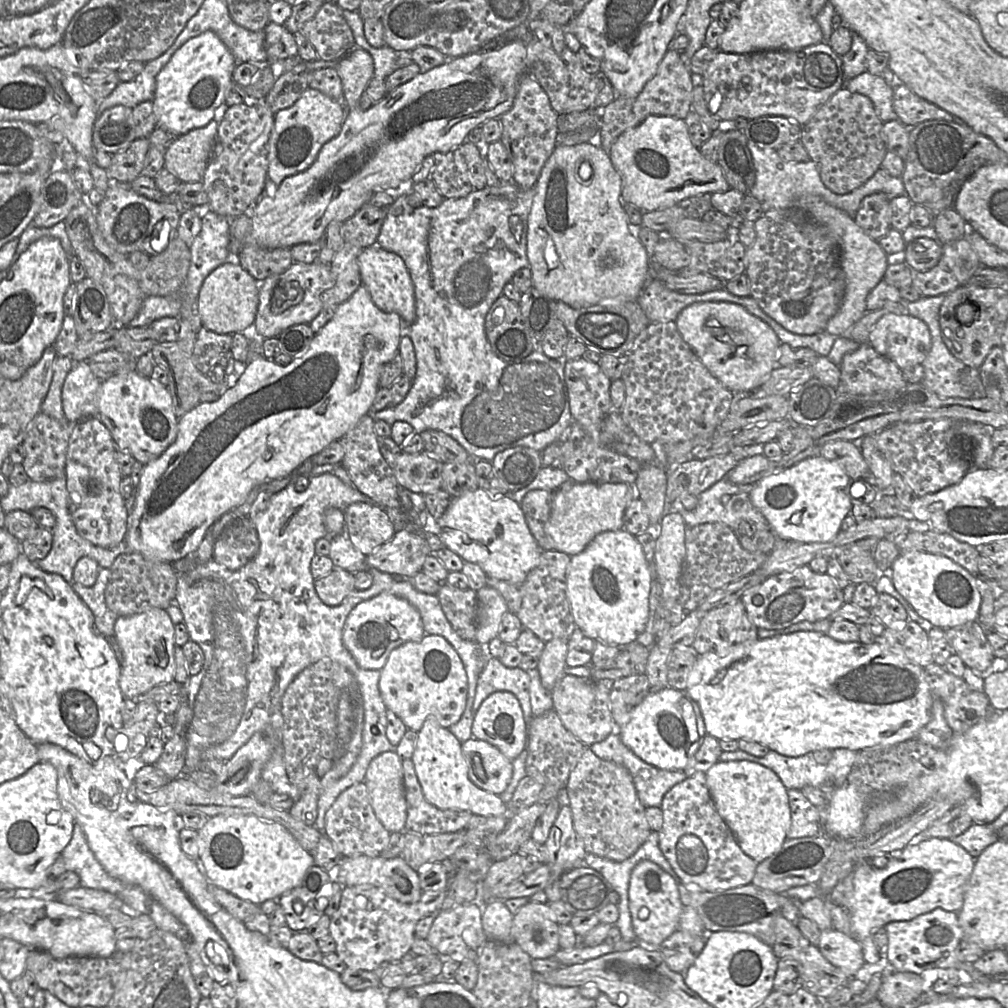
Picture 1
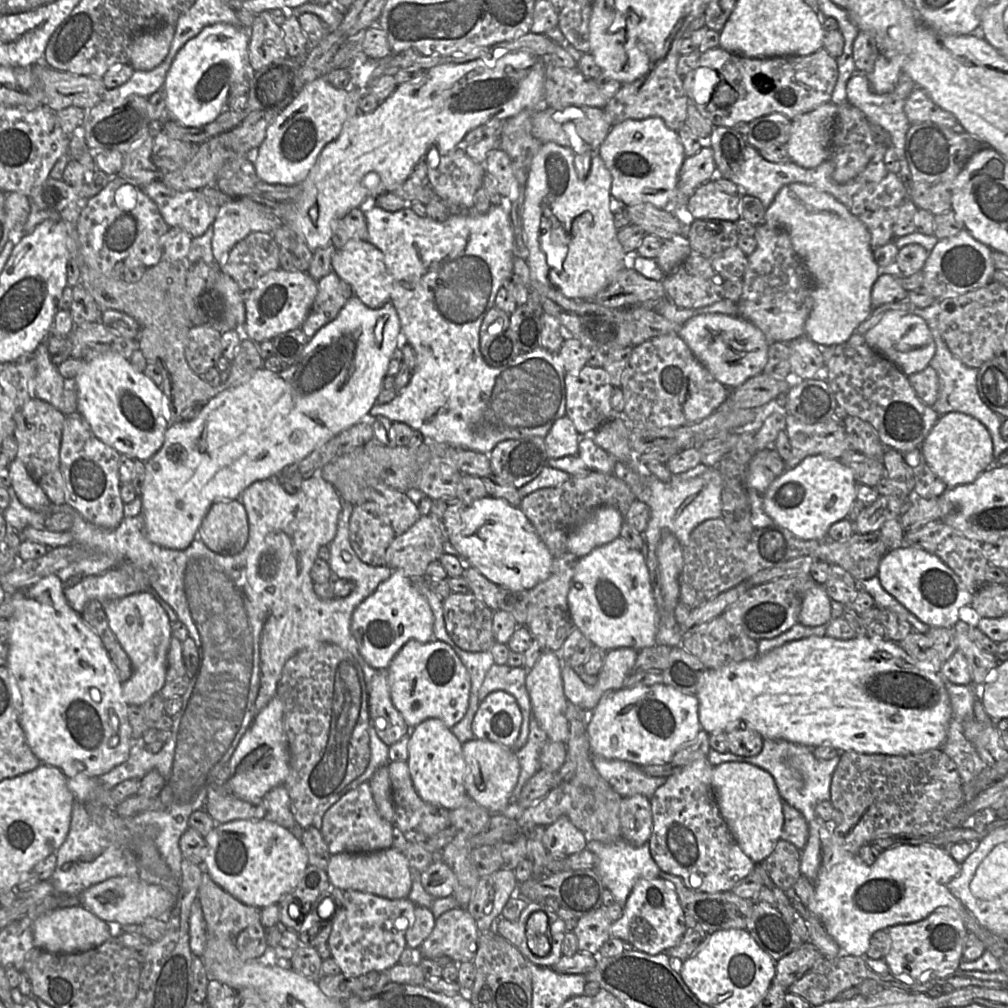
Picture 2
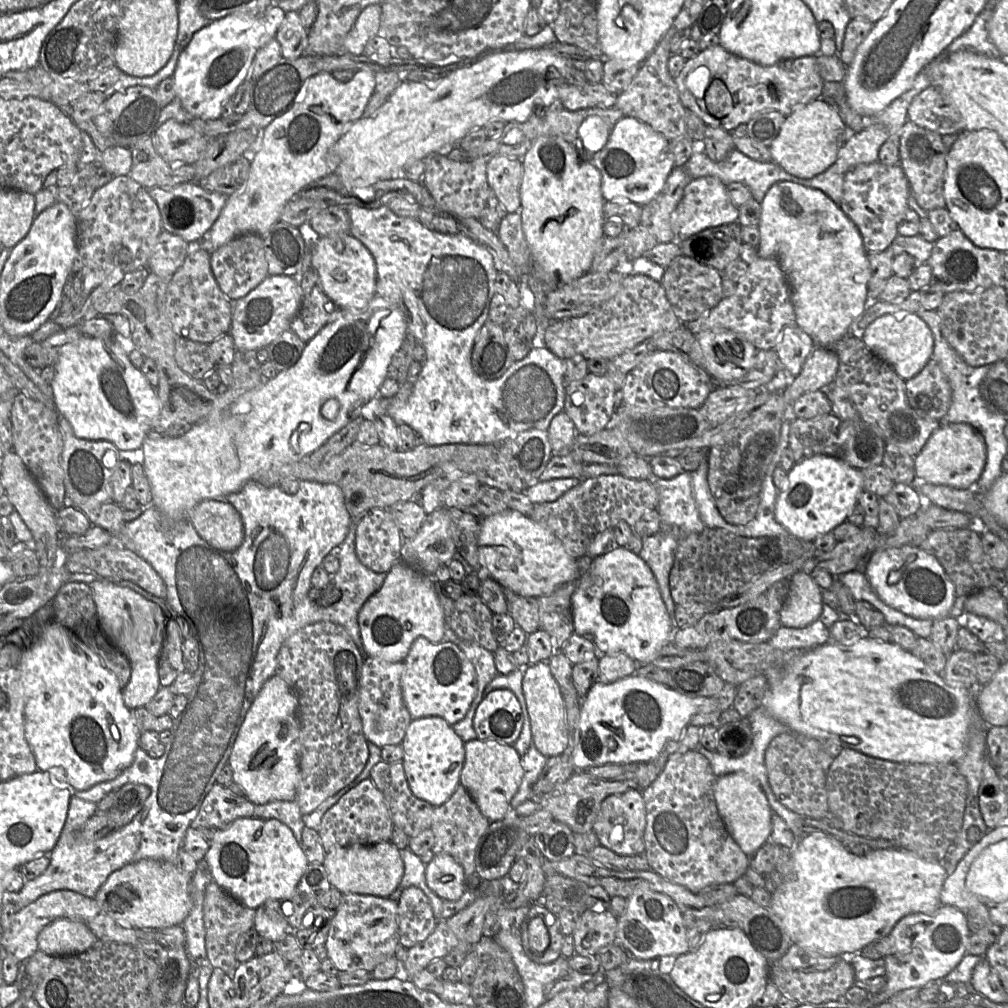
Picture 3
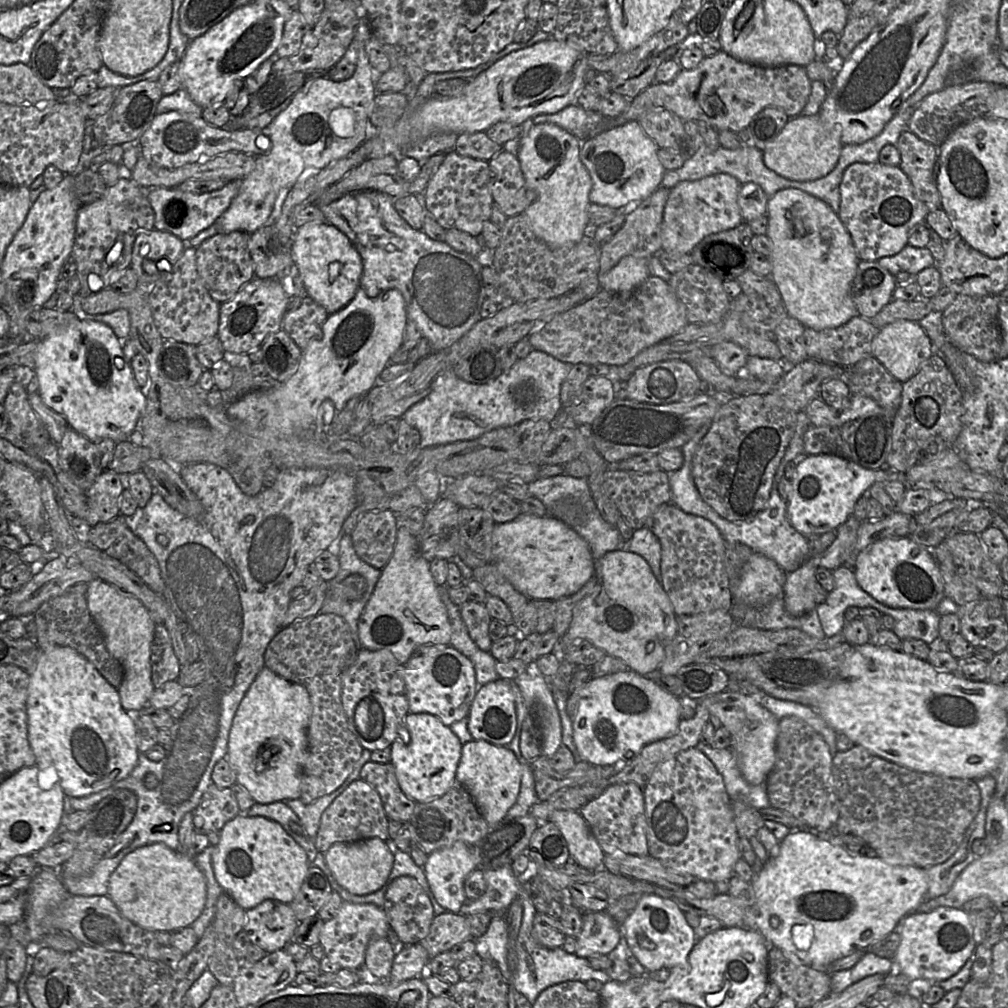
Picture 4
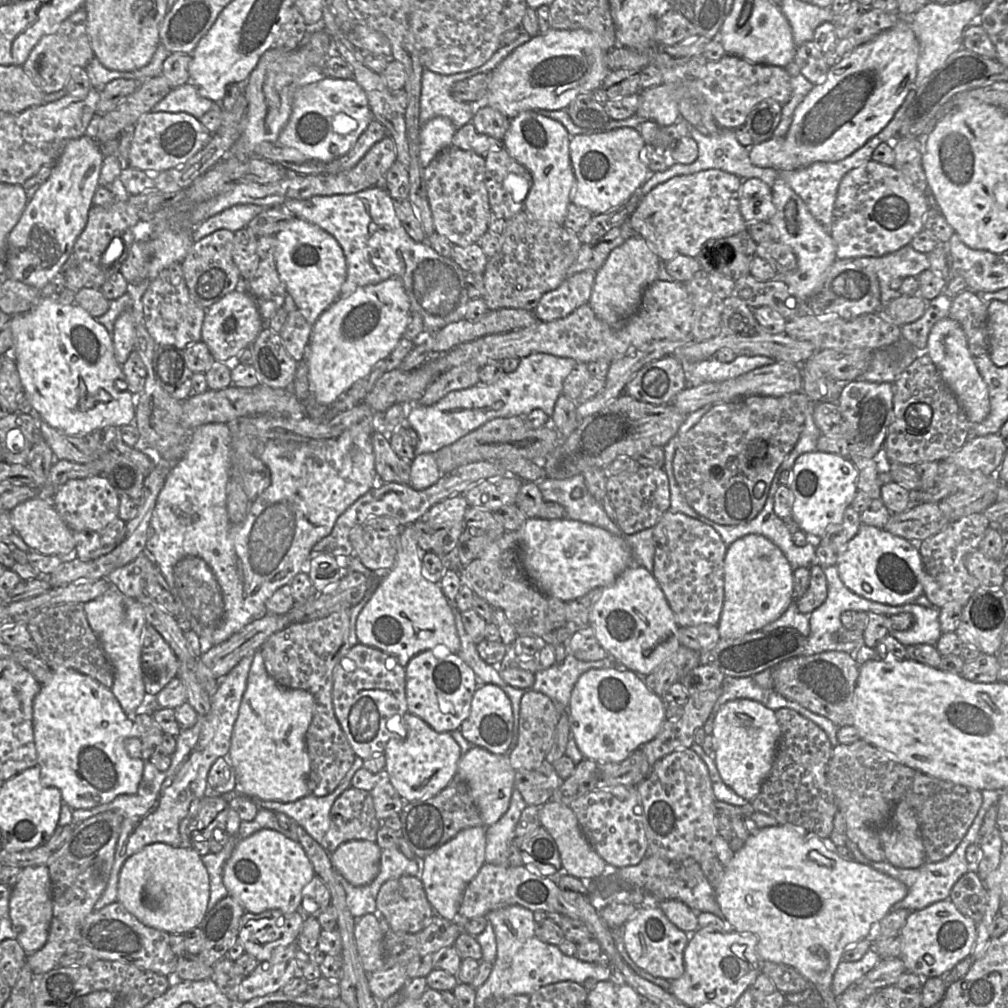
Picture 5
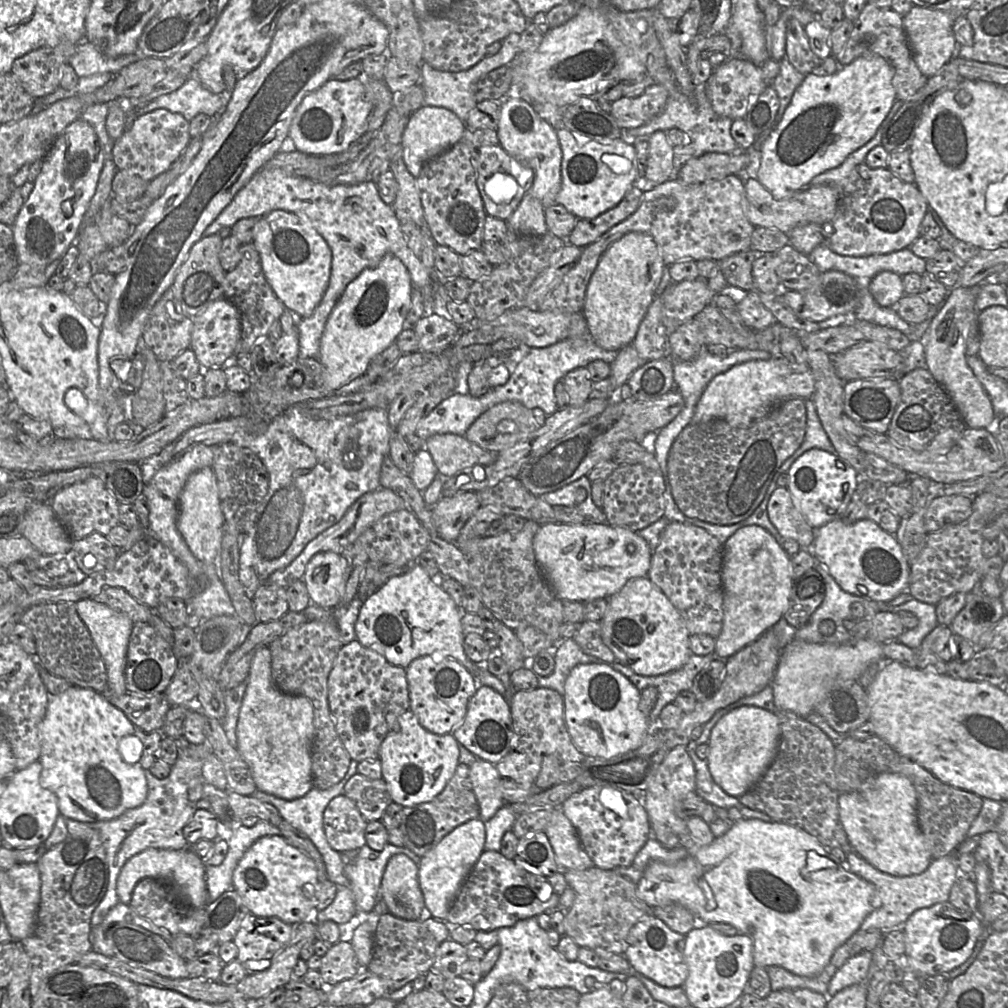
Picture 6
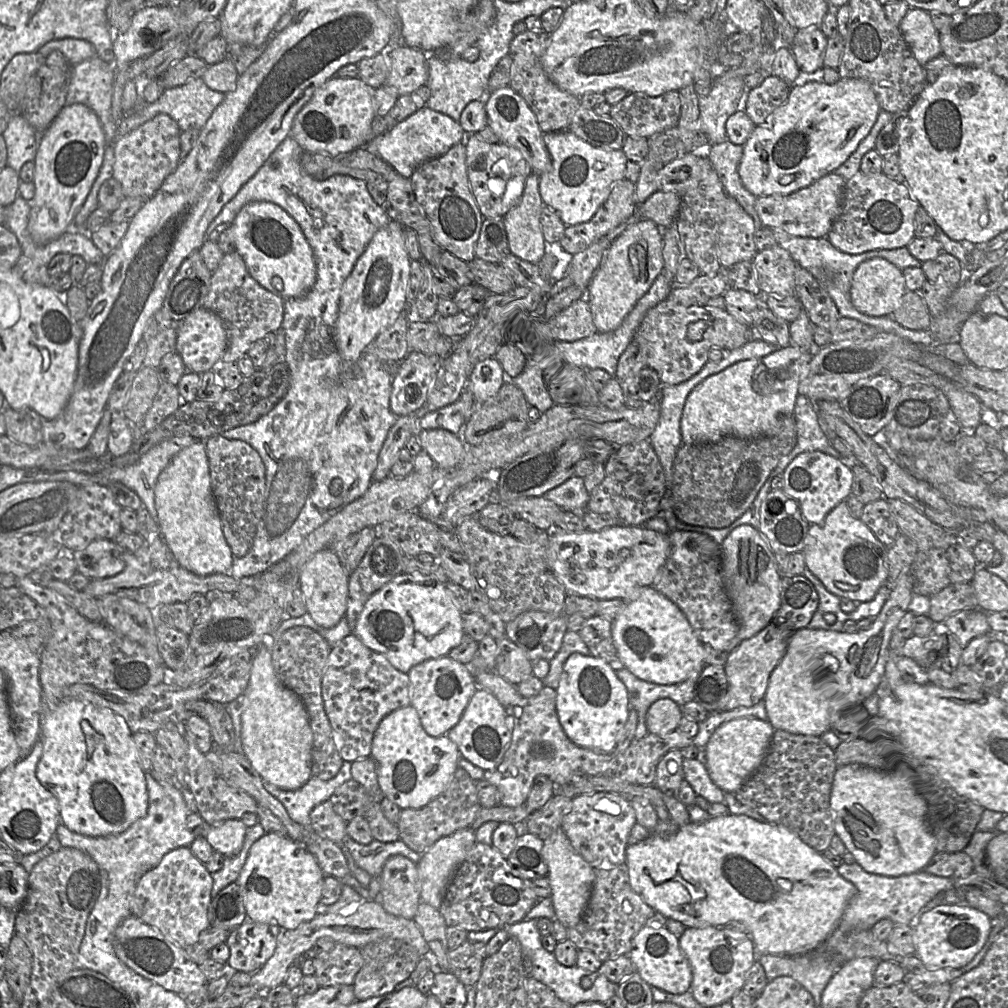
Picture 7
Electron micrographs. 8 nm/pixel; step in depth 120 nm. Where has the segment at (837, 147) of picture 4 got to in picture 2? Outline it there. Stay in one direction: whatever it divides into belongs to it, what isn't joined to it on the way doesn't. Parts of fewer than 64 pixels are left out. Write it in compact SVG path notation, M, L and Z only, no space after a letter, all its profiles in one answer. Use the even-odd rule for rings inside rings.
M826 102L792 119L787 145L790 160L814 168L831 155L832 133L838 107Z

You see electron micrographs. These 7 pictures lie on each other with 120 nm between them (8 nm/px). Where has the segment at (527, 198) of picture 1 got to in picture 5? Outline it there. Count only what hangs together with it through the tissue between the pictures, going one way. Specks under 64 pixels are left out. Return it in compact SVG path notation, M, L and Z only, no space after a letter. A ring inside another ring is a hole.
M371 187L351 194L315 195L308 199L287 200L280 206L296 217L319 226L340 244L347 262L347 276L339 298L349 296L358 287L398 278L410 299L411 310L422 316L426 330L440 330L464 319L470 301L465 281L468 272L452 258L439 255L427 241L416 242L408 235L396 214L396 202L385 188ZM533 353L521 358L515 371L504 373L491 385L478 384L451 391L431 406L418 403L408 406L406 423L419 435L415 456L435 453L495 418L526 416L535 409L540 409L551 417L557 399L562 394L564 380L578 363L572 358Z

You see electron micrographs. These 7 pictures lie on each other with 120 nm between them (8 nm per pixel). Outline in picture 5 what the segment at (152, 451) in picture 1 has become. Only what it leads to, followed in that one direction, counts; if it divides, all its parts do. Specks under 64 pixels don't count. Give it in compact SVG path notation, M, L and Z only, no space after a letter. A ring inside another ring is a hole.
M52 297L41 298L38 303L30 310L10 316L10 327L13 335L13 346L10 349L11 356L14 358L17 371L21 380L22 389L34 413L47 422L51 427L71 436L85 436L97 429L105 426L126 426L135 418L135 398L128 390L118 390L115 385L116 379L125 381L125 375L114 355L114 347L111 334L107 329L98 323L87 311L75 302L71 304L61 304Z

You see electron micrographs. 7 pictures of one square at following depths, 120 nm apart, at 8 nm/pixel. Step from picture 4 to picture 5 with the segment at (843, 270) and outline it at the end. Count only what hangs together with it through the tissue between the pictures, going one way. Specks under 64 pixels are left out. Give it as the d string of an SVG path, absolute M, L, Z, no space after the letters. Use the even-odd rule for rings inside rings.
M777 180L772 186L772 193L775 214L769 222L778 230L779 241L792 247L798 257L795 270L777 273L773 280L786 283L797 303L806 302L821 290L828 269L837 260L836 246L830 233L812 216L800 196L787 183Z

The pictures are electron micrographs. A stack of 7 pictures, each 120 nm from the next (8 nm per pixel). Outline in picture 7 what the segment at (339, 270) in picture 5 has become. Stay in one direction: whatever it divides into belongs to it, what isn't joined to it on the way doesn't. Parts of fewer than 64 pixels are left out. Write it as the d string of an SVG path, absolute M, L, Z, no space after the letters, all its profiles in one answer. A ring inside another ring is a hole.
M267 201L245 205L229 225L235 251L243 258L249 274L266 290L283 300L305 295L316 282L312 248L301 227L283 208Z

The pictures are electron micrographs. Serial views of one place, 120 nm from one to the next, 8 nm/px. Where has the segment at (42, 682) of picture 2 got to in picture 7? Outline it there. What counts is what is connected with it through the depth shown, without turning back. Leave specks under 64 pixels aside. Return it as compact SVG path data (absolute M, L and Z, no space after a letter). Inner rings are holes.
M41 687L41 715L40 715L40 733L43 743L41 758L37 764L36 776L40 783L49 790L59 801L60 822L69 830L91 837L103 837L108 835L120 834L126 831L135 821L144 817L148 810L148 790L145 772L141 768L139 751L125 719L108 708L99 708L92 703L78 699L63 700L51 712L43 717L43 694Z

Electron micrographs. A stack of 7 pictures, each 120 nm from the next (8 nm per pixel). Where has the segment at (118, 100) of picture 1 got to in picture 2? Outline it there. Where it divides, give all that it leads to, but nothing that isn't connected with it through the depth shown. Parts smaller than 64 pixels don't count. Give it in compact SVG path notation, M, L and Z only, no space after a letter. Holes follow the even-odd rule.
M175 52L172 59L168 59L170 53L155 68L148 71L135 70L131 78L123 85L106 90L103 101L116 101L131 95L149 97L156 91L163 88L167 72L178 52Z

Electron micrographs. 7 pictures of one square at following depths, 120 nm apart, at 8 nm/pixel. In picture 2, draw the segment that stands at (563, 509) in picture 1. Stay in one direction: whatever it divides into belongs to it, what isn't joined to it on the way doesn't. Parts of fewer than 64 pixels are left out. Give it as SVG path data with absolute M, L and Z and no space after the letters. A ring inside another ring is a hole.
M602 506L568 536L568 552L579 558L586 556L593 549L605 545L620 536L623 515L612 506Z

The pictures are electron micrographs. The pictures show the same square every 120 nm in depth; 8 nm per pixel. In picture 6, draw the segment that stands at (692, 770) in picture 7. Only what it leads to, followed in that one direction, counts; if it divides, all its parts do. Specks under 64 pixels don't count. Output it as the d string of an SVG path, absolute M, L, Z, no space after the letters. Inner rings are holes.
M690 748L688 753L695 767L695 792L699 797L711 805L716 805L724 809L729 809L731 807L739 808L743 806L737 797L728 795L718 786L709 771L707 761L697 756L695 748Z

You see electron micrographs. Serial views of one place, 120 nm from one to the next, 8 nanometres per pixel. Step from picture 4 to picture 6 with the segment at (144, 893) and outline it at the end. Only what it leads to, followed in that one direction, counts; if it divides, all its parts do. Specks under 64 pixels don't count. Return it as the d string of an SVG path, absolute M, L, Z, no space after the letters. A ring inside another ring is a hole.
M148 848L131 857L122 867L117 880L120 902L129 905L136 885L145 878L153 878L169 885L177 902L185 909L207 908L208 889L206 863L191 848L180 850Z

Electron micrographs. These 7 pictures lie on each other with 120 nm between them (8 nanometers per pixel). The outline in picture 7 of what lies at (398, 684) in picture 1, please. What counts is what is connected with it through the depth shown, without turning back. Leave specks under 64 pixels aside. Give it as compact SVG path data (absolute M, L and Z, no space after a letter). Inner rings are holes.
M448 656L431 658L413 666L408 672L410 703L417 710L422 726L432 737L447 735L461 719L471 697L478 689L467 666Z

